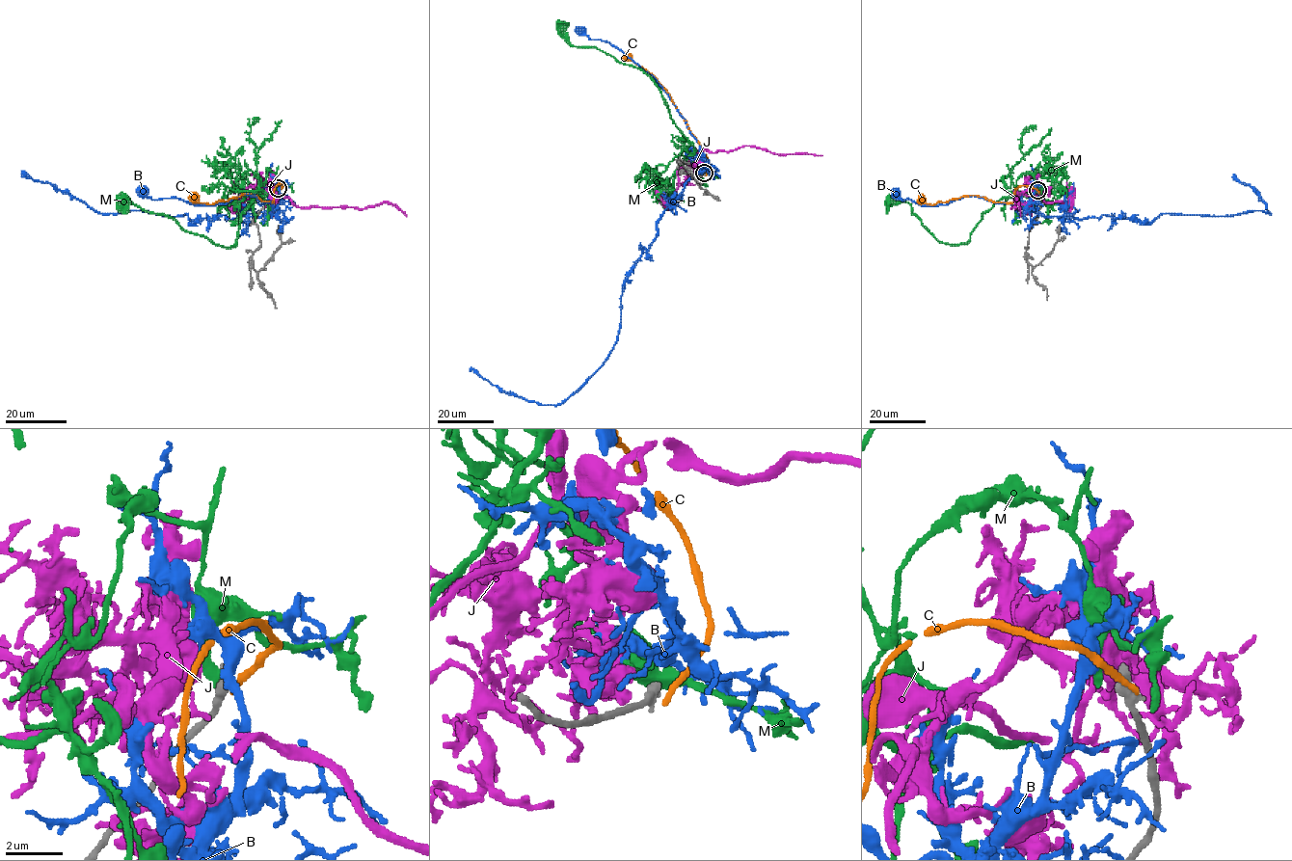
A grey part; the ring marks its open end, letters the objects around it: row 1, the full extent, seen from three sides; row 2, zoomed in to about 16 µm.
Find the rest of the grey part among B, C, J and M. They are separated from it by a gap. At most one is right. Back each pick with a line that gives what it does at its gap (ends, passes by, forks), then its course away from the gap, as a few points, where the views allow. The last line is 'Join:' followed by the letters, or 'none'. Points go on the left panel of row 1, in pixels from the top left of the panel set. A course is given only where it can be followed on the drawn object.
Join: none

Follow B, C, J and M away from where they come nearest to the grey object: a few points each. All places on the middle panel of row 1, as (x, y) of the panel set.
B: (705, 171), (706, 166), (698, 142), (668, 94), (617, 48), (601, 40), (590, 39), (580, 30)
C: (706, 174), (710, 167), (709, 161), (670, 96), (658, 81), (627, 56)
J: (702, 173), (696, 167), (698, 154), (704, 148), (727, 151), (755, 146), (780, 155), (822, 156)
M: (704, 171), (683, 145), (658, 85), (609, 54), (574, 46), (563, 25)

